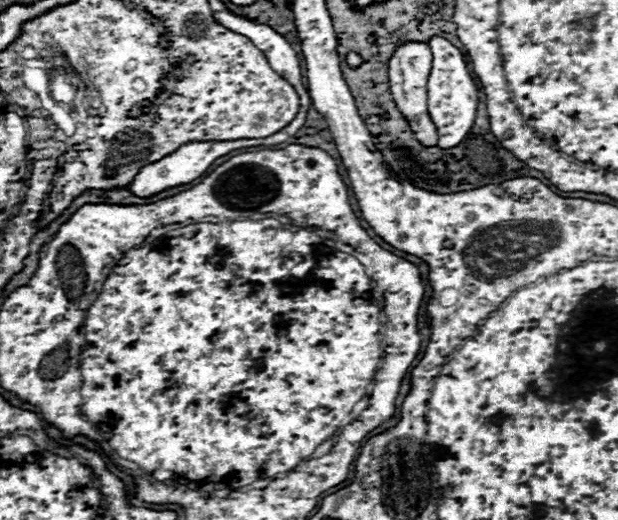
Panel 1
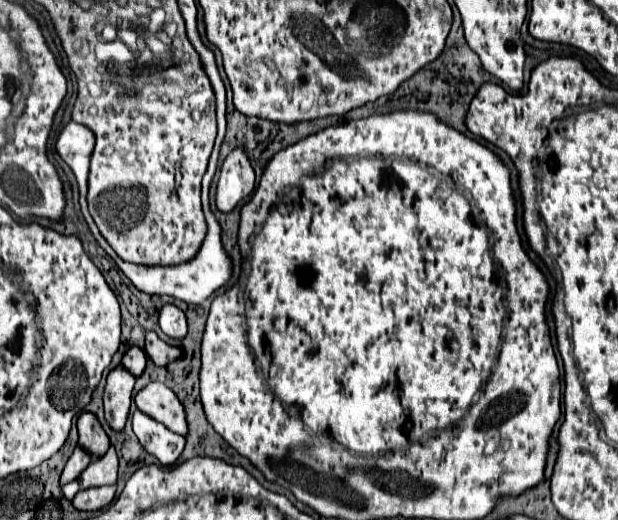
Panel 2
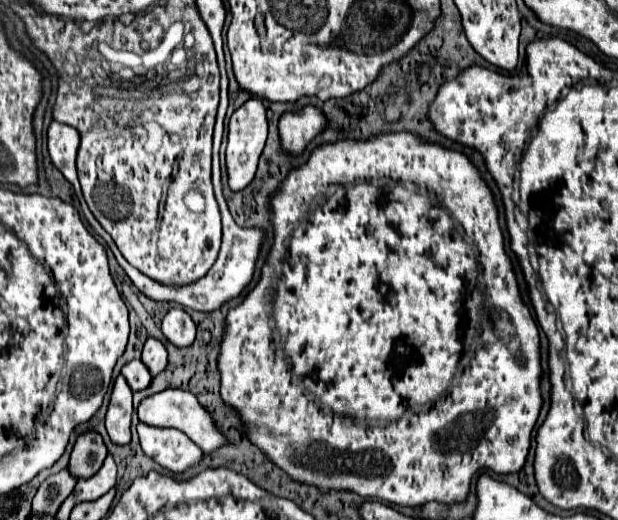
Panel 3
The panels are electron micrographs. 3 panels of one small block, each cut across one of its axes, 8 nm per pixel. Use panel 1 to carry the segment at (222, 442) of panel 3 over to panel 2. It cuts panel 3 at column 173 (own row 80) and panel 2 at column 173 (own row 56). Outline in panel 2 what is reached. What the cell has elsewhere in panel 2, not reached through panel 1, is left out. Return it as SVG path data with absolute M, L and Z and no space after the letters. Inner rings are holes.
M152 382L136 394L136 406L140 412L162 422L168 430L186 436L186 412L178 396L162 382Z

